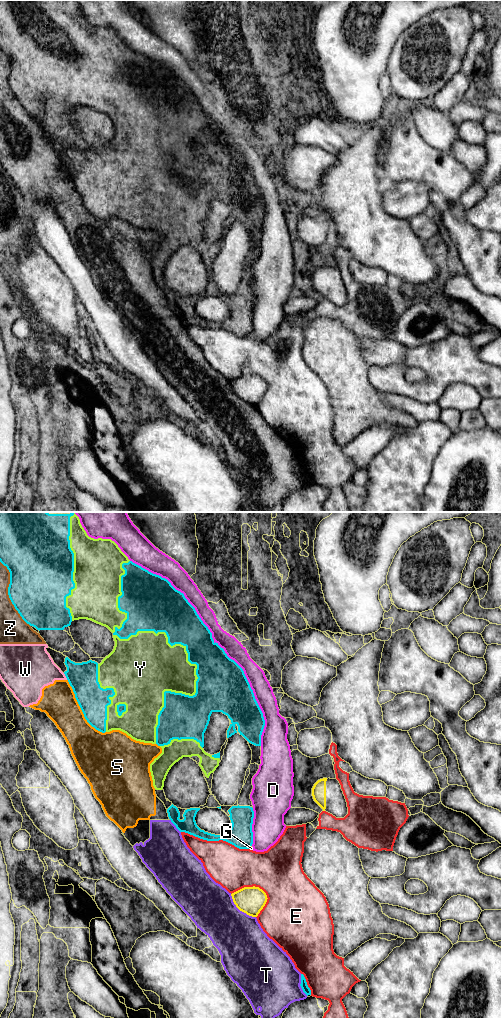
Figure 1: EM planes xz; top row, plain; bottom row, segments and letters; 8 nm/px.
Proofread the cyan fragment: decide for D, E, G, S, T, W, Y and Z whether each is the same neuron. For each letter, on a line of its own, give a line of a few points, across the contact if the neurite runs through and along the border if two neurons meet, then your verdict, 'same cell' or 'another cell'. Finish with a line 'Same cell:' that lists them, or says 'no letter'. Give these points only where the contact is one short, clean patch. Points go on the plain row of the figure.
D: another cell
E: another cell
G: line xz (251, 333), (248, 336); another cell
S: another cell
T: another cell
W: another cell
Y: same cell
Z: another cell
Same cell: Y

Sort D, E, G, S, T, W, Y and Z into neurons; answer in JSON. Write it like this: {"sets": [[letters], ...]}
{"sets": [["D", "G"], ["E"], ["S", "T", "W", "Z"], ["Y"]]}

